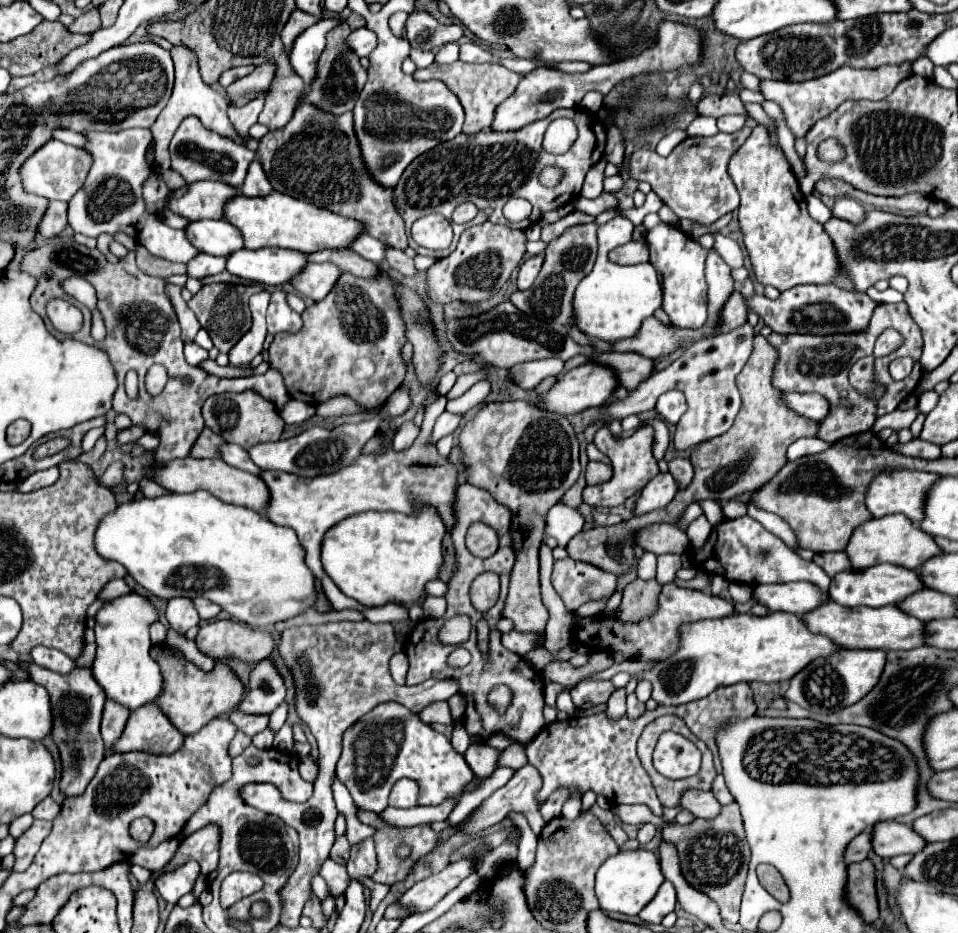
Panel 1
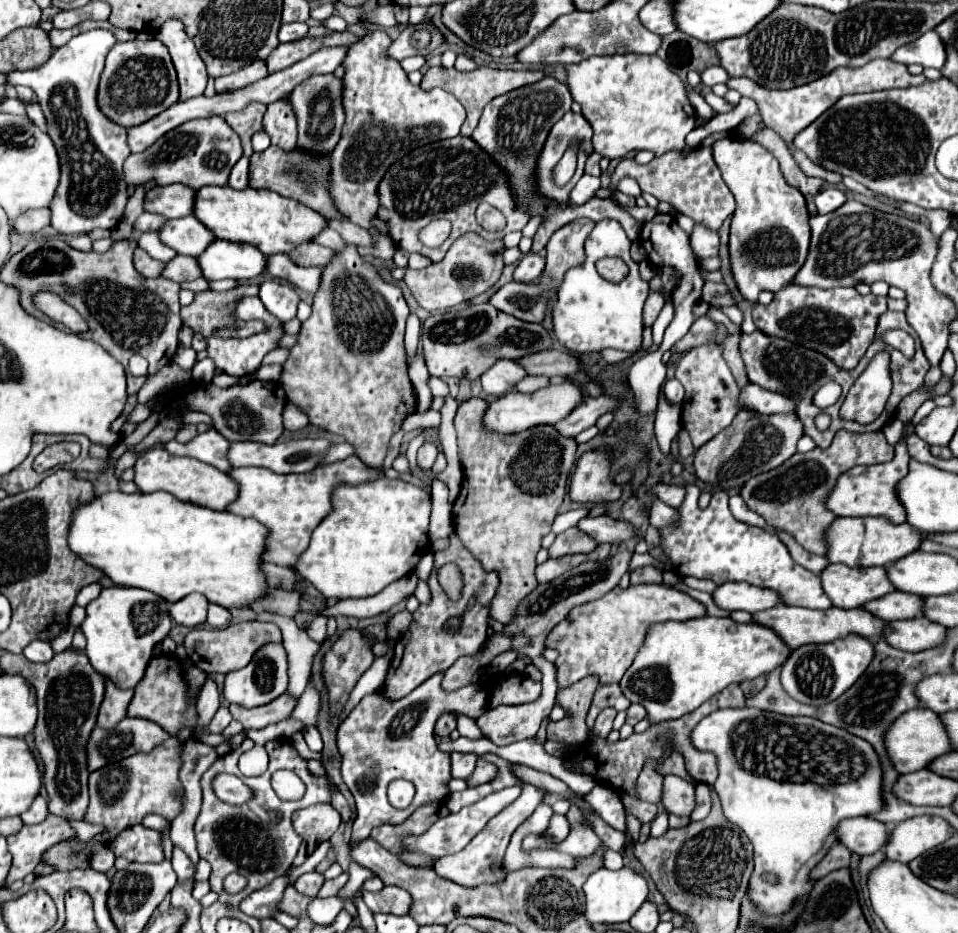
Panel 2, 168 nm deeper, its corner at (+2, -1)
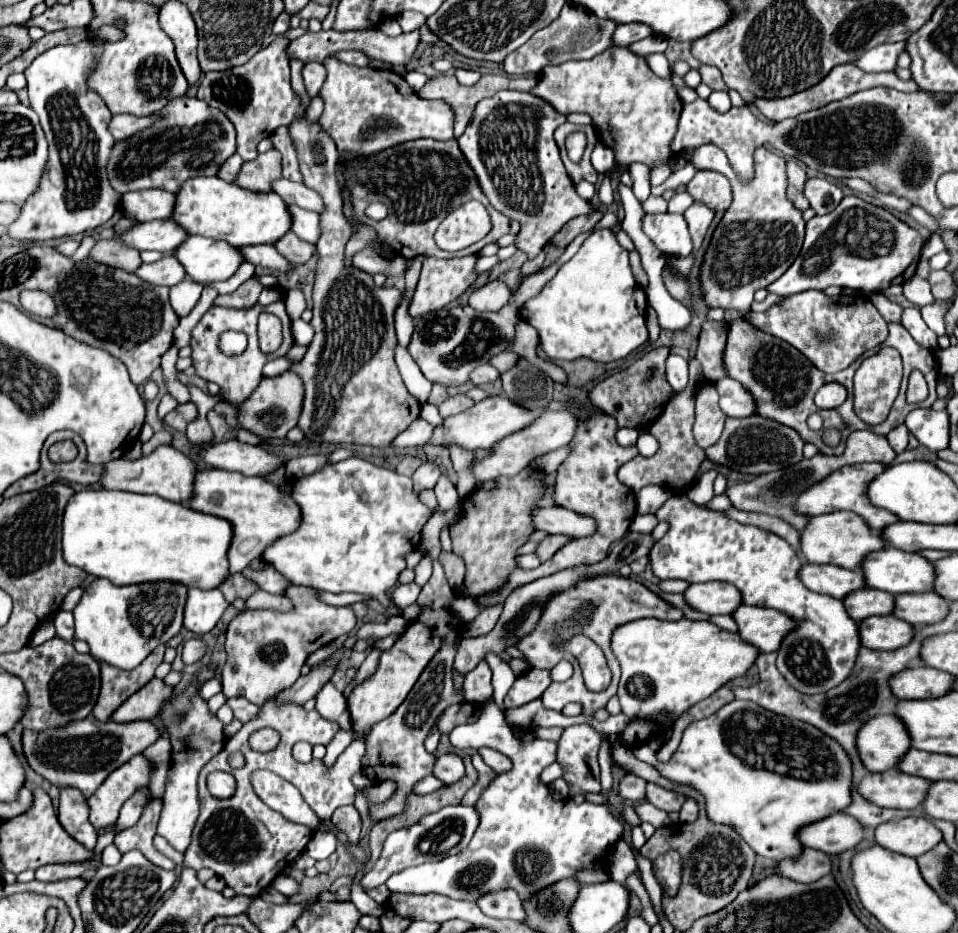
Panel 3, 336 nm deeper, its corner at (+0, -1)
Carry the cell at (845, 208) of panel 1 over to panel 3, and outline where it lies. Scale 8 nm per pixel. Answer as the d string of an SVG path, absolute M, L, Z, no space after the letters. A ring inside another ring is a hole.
M813 177L805 181L805 189L803 195L809 199L811 209L817 215L825 215L831 213L843 199L843 191L841 187L837 187L833 181L823 179L823 177Z

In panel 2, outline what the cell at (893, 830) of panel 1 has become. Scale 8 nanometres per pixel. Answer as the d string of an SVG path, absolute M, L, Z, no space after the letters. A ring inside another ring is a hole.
M855 817L839 823L839 843L857 855L873 855L889 843L889 829L873 817Z

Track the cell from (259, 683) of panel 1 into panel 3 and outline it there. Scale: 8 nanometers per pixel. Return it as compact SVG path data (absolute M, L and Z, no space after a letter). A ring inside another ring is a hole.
M287 587L281 595L291 599L293 609L287 613L273 609L257 609L239 613L231 619L227 627L227 661L221 671L221 683L225 697L245 697L247 701L261 705L267 697L275 695L281 689L291 687L301 675L305 659L337 639L343 633L349 633L357 617L351 607L331 607L319 599L319 591L311 587Z

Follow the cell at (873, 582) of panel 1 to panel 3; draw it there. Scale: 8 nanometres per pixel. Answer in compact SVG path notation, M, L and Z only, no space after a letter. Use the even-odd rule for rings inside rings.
M805 563L799 569L799 579L807 589L811 589L815 593L831 595L835 599L843 599L847 593L865 587L865 581L863 581L863 575L859 569L849 571L849 569L843 569L837 565Z

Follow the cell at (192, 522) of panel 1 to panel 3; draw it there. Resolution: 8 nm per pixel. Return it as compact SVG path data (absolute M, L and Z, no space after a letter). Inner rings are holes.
M87 489L75 493L63 515L63 559L93 577L105 577L113 585L133 585L141 581L181 581L189 587L215 589L227 577L225 551L231 541L231 525L225 519L203 515L187 505L165 501L155 495L137 495L129 491Z

